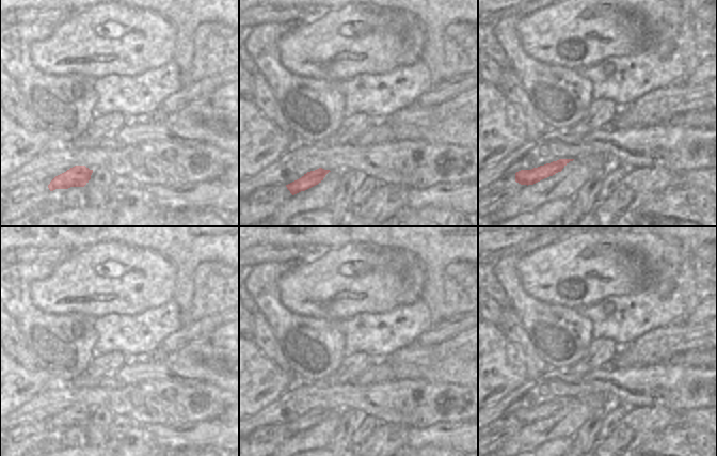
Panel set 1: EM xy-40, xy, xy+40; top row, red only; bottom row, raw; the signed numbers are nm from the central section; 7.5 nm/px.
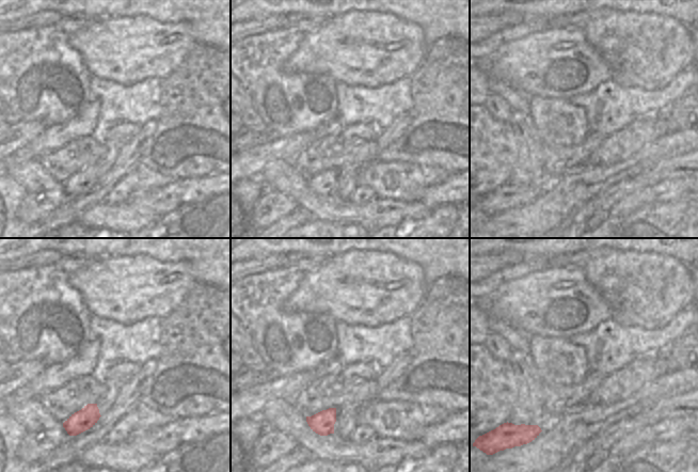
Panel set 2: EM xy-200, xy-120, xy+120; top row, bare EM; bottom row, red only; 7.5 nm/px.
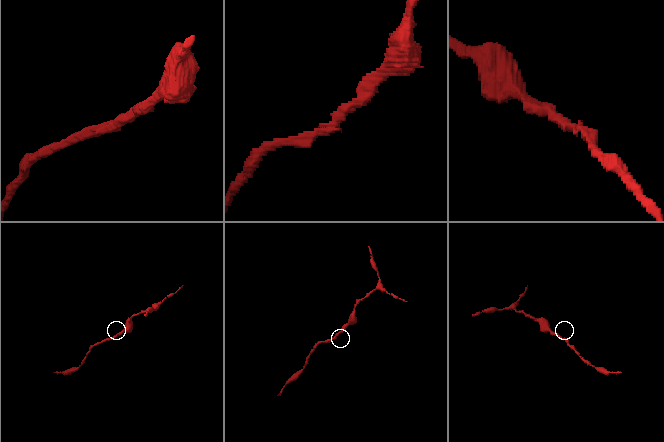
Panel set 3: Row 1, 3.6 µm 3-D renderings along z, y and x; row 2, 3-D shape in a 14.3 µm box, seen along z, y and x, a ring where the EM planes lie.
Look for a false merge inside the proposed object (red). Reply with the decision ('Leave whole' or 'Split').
Leave whole.

